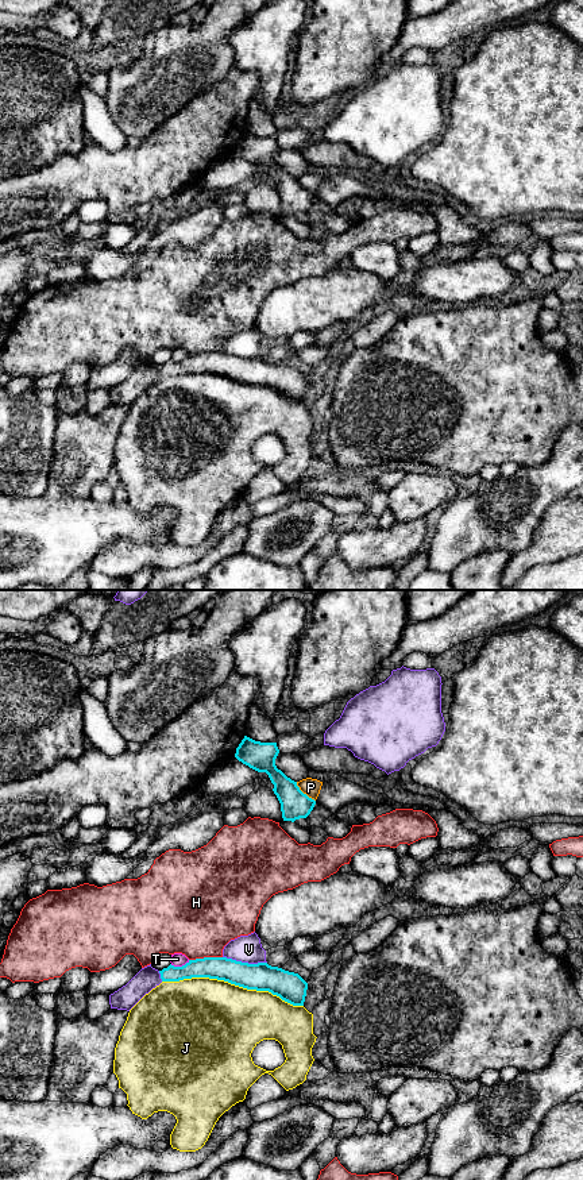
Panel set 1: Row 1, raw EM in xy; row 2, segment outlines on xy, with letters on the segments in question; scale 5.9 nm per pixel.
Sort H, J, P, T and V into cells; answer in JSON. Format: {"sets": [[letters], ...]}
{"sets": [["H"], ["J"], ["P"], ["T"], ["V"]]}

